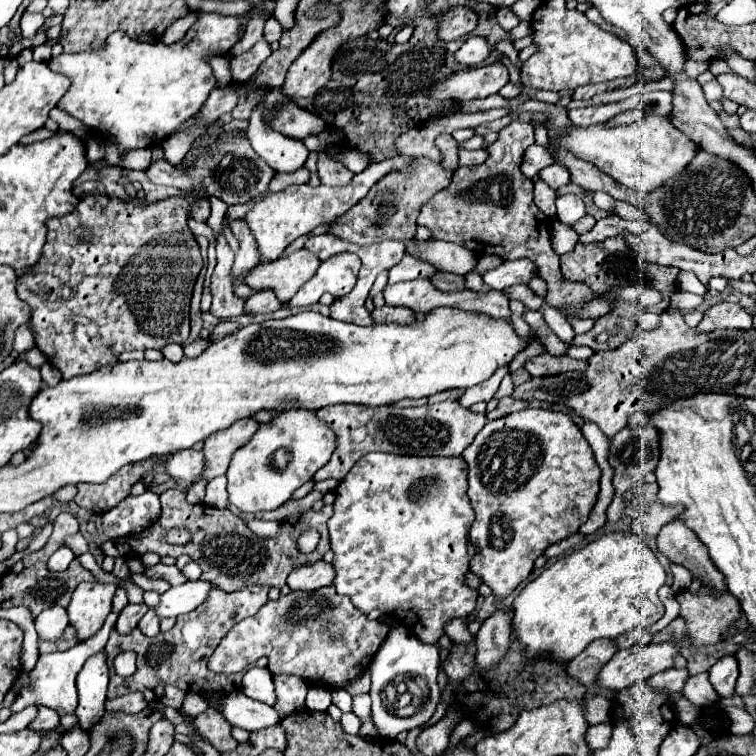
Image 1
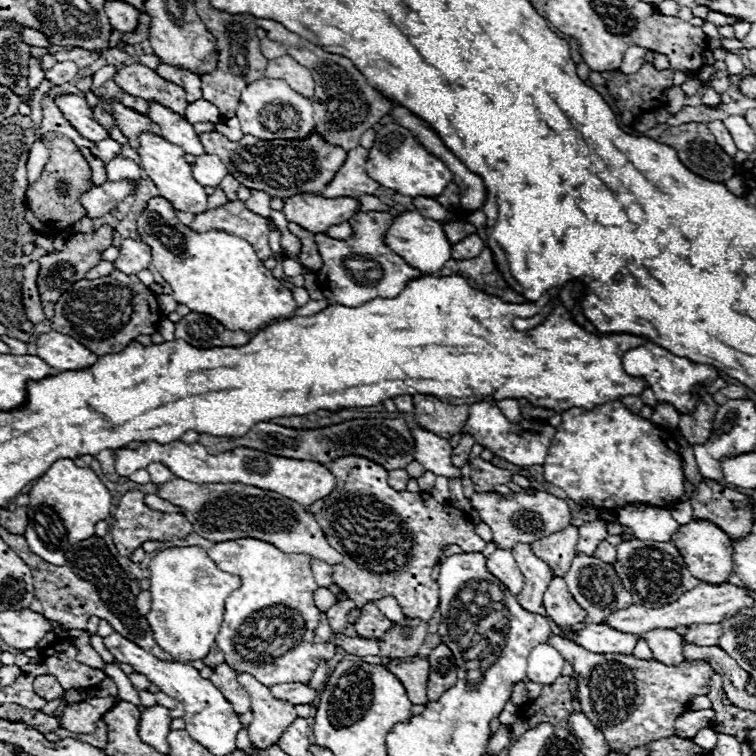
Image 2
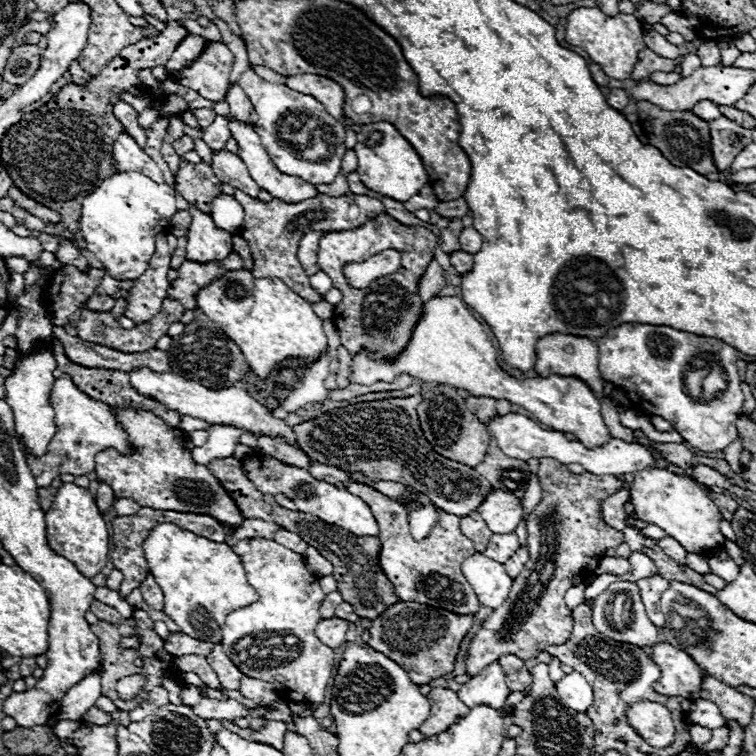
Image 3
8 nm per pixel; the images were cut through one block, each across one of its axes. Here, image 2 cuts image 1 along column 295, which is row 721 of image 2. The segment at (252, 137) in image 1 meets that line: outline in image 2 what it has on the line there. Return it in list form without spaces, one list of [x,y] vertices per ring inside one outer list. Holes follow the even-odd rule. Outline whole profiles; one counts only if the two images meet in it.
[[[164,706],[144,708],[138,722],[138,736],[142,742],[150,744],[160,754],[168,754],[168,734],[170,734],[170,714]]]

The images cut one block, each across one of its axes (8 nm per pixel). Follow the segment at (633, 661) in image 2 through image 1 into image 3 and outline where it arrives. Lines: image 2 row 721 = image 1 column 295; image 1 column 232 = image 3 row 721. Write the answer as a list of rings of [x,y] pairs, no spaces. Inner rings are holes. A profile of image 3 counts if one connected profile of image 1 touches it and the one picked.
[[[636,702],[626,710],[628,724],[654,748],[664,748],[674,740],[674,720],[666,706],[658,702]]]

